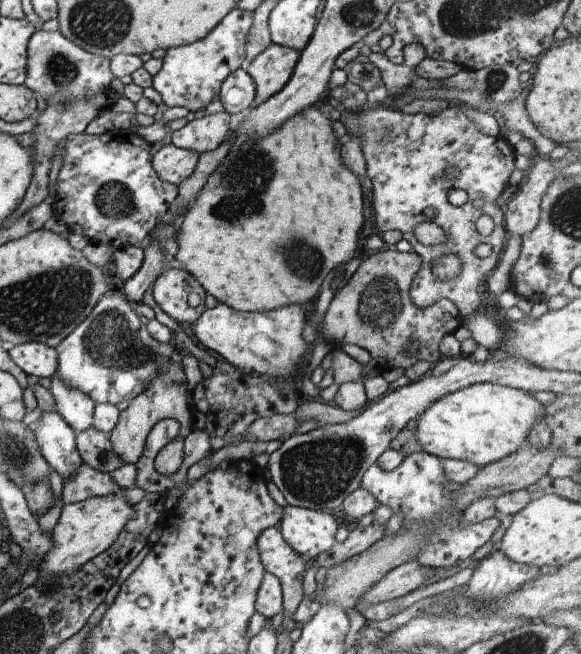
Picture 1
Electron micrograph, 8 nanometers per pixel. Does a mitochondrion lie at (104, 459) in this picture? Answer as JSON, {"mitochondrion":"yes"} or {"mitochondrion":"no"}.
{"mitochondrion":"yes"}

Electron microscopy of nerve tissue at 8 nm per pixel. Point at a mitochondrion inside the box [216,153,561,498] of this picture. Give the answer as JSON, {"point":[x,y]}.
{"point":[380,301]}

